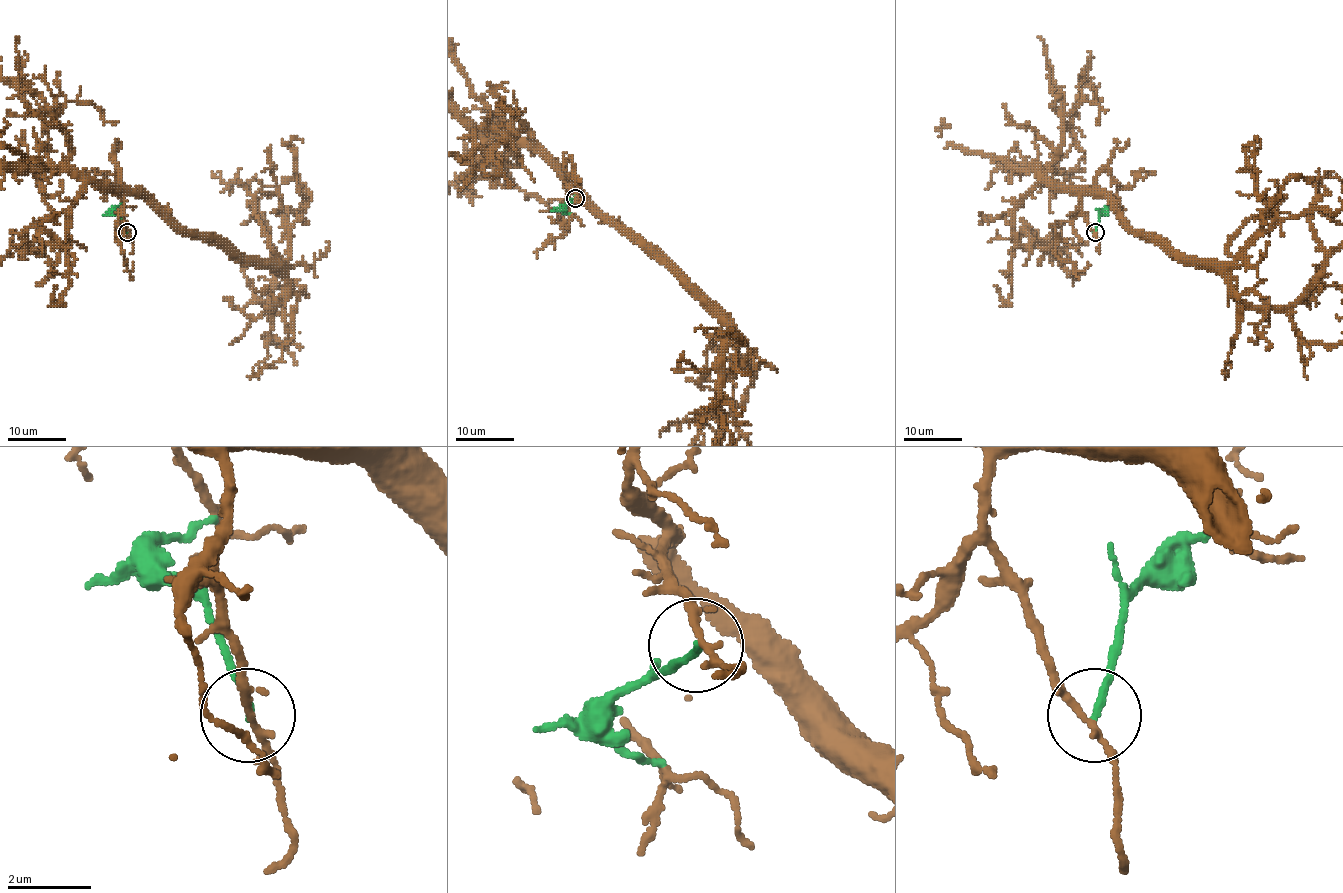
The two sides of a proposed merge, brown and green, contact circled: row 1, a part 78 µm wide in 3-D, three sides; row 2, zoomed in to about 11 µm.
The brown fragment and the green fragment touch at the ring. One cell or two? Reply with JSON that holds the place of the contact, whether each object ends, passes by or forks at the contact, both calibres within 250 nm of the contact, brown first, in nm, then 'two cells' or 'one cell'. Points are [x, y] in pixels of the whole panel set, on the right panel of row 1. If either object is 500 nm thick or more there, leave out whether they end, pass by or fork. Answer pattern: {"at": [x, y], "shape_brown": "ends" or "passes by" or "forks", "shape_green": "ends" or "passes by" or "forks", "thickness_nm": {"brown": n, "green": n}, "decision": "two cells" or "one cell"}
{"at": [1095, 232], "shape_brown": "passes by", "shape_green": "ends", "thickness_nm": {"brown": 160, "green": 160}, "decision": "two cells"}

